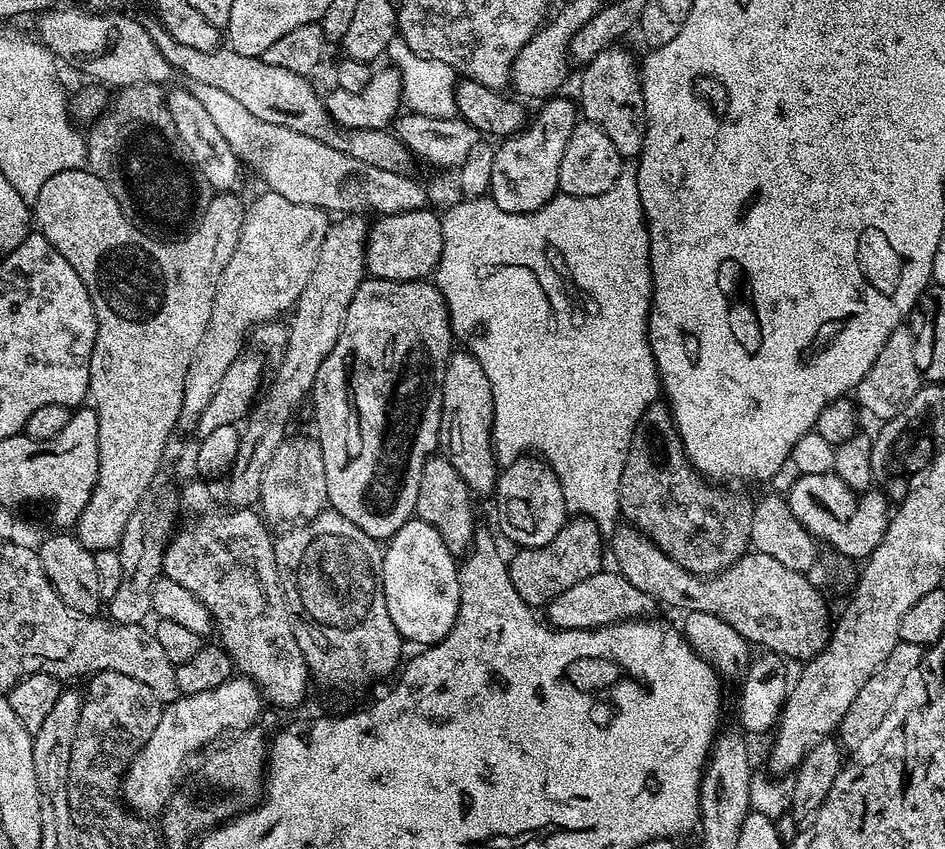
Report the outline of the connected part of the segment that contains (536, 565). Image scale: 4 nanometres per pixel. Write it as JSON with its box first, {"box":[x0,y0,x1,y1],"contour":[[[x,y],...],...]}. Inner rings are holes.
{"box":[507,518,602,606],"contour":[[[572,518],[565,528],[555,529],[548,543],[537,548],[522,548],[513,560],[507,561],[508,581],[514,586],[517,595],[529,606],[547,605],[556,593],[590,578],[601,571],[600,539],[602,533],[592,520]]]}

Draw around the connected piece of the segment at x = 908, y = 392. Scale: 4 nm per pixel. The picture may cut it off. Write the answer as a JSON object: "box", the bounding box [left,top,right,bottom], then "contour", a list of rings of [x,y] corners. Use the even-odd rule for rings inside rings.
{"box":[854,326,922,422],"contour":[[[901,326],[886,340],[886,346],[878,352],[874,366],[854,389],[854,400],[865,413],[877,416],[880,422],[892,422],[911,405],[912,399],[922,387],[922,373],[916,364],[916,337],[913,329]]]}

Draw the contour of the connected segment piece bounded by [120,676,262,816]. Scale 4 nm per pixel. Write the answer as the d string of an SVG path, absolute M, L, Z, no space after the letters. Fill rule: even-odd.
M232 676L222 686L199 694L181 695L167 703L150 738L136 752L120 780L125 805L142 816L163 811L167 799L181 781L182 768L190 754L228 730L246 729L258 716L262 697L247 677Z

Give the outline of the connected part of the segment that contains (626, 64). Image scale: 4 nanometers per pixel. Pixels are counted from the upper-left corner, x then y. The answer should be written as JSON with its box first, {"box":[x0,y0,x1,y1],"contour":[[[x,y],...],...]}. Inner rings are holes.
{"box":[578,47,644,158],"contour":[[[620,47],[603,48],[589,64],[583,65],[581,72],[584,73],[580,76],[580,104],[578,100],[578,108],[582,116],[582,111],[584,111],[583,119],[587,123],[598,125],[602,134],[606,134],[606,138],[610,138],[610,142],[614,142],[614,150],[618,150],[618,154],[622,158],[628,158],[628,156],[636,158],[639,157],[644,145],[644,91],[640,88],[638,60],[635,60],[626,49]]]}

